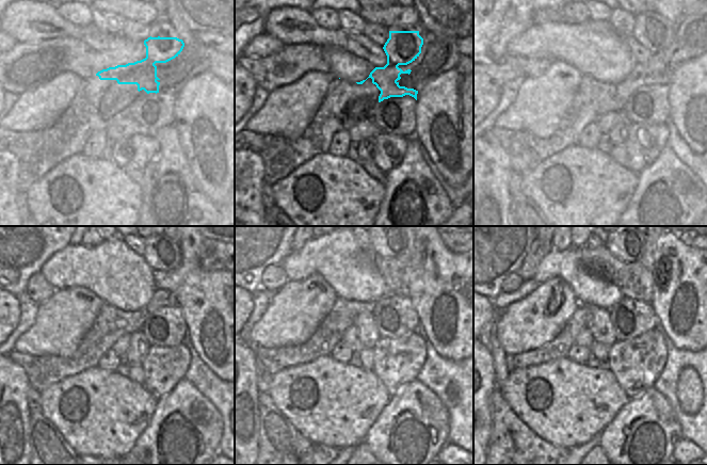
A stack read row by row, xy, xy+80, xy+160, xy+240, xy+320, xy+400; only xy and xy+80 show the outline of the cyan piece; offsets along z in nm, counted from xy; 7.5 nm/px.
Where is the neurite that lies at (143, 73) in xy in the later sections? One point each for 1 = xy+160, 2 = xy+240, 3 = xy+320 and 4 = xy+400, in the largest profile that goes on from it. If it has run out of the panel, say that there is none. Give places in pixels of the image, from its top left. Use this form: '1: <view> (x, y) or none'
1: xy+160 (640, 84)
2: xy+240 (164, 326)
3: xy+320 (395, 316)
4: xy+400 (630, 318)

